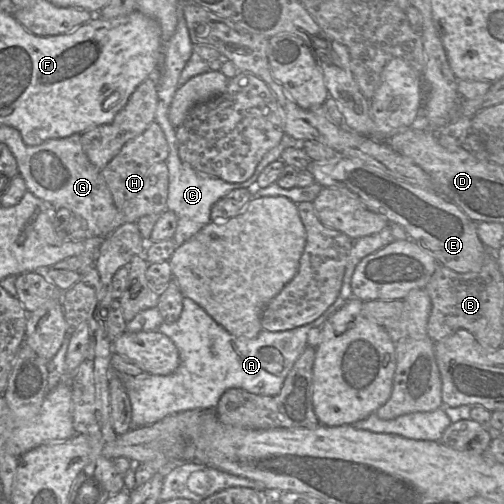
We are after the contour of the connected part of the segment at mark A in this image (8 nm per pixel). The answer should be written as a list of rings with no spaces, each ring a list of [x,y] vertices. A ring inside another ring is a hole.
[[[387,226],[378,233],[354,240],[343,284],[335,303],[315,321],[290,330],[268,331],[262,329],[251,339],[236,337],[219,325],[192,299],[183,298],[179,318],[171,323],[163,322],[156,331],[169,337],[179,352],[178,368],[169,375],[144,372],[138,376],[122,375],[124,387],[131,402],[130,428],[151,425],[164,417],[187,410],[214,410],[221,395],[230,388],[241,388],[264,396],[277,395],[294,363],[304,352],[311,329],[322,326],[346,301],[353,297],[351,278],[356,265],[366,256],[394,241]]]

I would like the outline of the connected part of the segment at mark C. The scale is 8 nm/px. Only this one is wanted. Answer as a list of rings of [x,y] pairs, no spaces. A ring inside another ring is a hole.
[[[284,135],[281,142],[263,157],[258,164],[254,175],[247,181],[241,183],[228,183],[219,178],[197,173],[181,160],[179,152],[174,152],[174,145],[169,143],[168,145],[169,156],[166,160],[169,171],[167,211],[172,211],[177,216],[177,226],[172,239],[177,246],[180,246],[199,232],[205,225],[211,222],[211,209],[217,201],[236,189],[245,188],[254,190],[255,182],[262,171],[269,164],[280,160],[285,149],[298,144],[295,143],[293,138],[290,138],[288,135]]]

